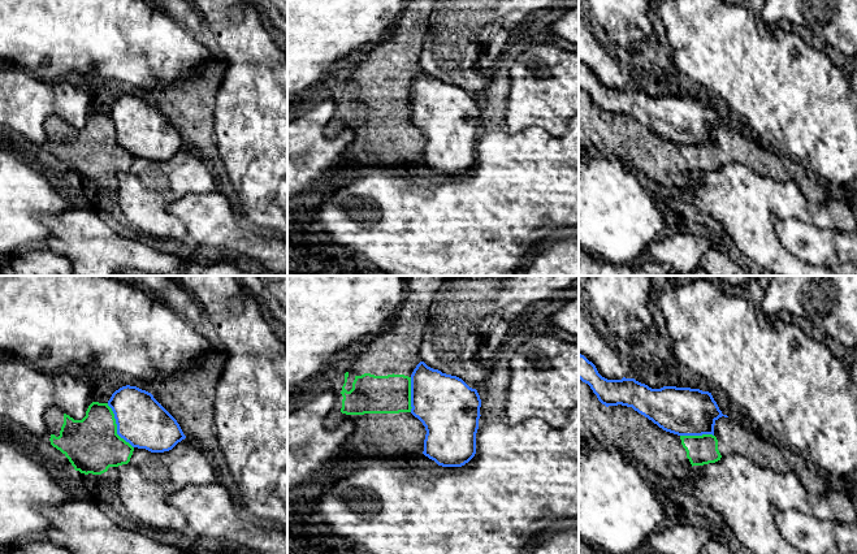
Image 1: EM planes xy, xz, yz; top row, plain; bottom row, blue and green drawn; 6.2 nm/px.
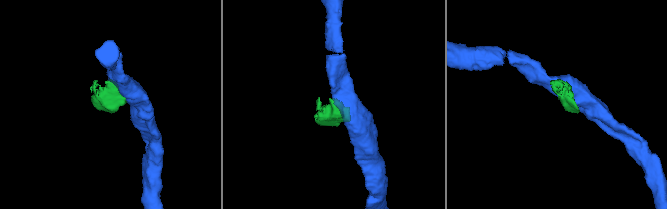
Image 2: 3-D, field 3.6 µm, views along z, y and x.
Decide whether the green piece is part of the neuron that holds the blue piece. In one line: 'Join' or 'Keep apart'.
Keep apart

